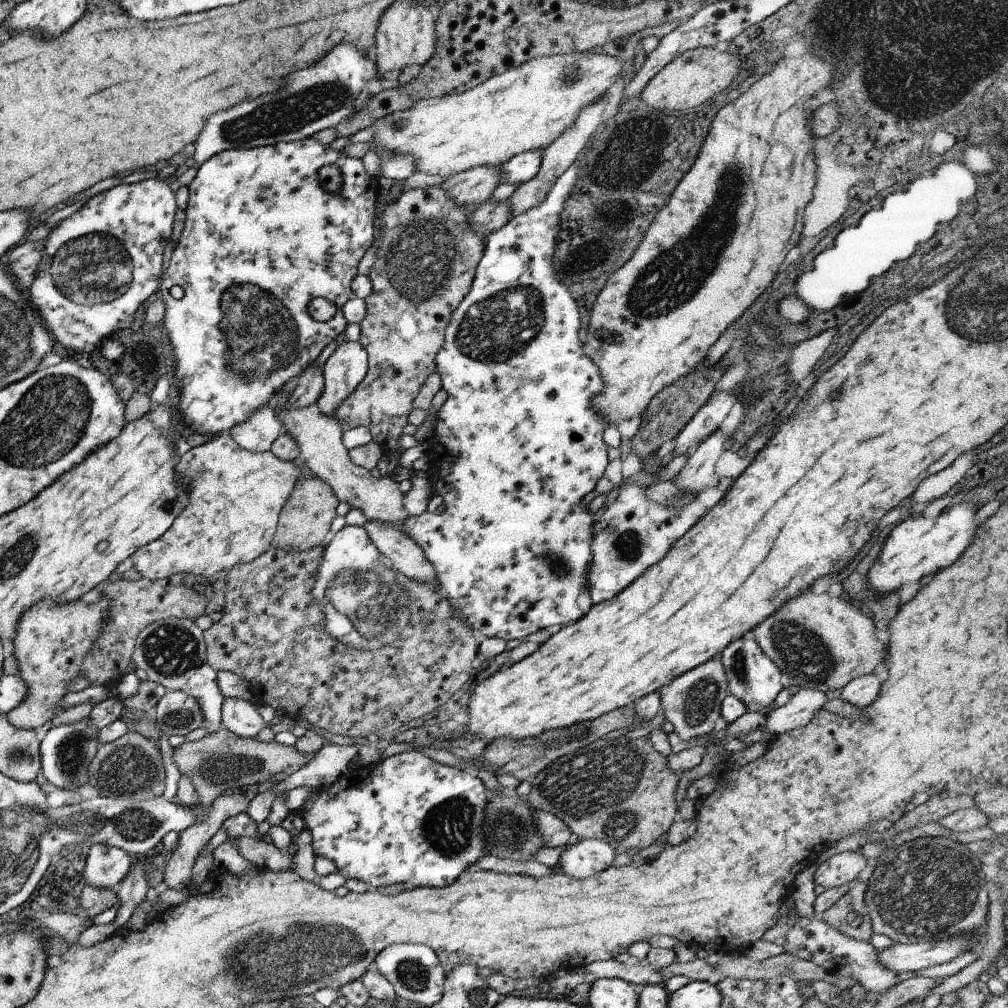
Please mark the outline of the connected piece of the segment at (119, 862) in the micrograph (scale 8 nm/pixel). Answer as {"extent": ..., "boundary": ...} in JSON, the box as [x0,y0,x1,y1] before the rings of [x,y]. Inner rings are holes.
{"extent":[82,844,130,889],"boundary":[[[106,844],[91,845],[85,857],[84,867],[82,870],[85,885],[93,888],[115,889],[116,884],[128,873],[130,857],[122,849],[112,847]]]}

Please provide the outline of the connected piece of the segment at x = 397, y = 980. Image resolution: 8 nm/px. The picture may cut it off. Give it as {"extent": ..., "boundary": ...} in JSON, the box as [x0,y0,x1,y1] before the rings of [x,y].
{"extent":[371,943,446,1007],"boundary":[[[395,943],[386,946],[377,954],[371,967],[377,969],[377,972],[394,988],[394,994],[403,1001],[430,1007],[441,998],[446,972],[435,952],[425,945]]]}

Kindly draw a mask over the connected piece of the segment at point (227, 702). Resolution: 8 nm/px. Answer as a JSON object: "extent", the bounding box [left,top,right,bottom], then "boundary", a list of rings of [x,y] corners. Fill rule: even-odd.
{"extent":[220,698,265,739],"boundary":[[[222,698],[220,724],[239,738],[255,739],[265,724],[257,713],[257,705],[241,698]]]}

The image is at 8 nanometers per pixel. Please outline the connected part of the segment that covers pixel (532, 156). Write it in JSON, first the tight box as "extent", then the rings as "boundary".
{"extent":[499,148,542,186],"boundary":[[[542,148],[539,150],[529,150],[512,156],[509,160],[499,165],[499,185],[515,184],[521,186],[531,180],[537,174],[539,162],[541,162]]]}

